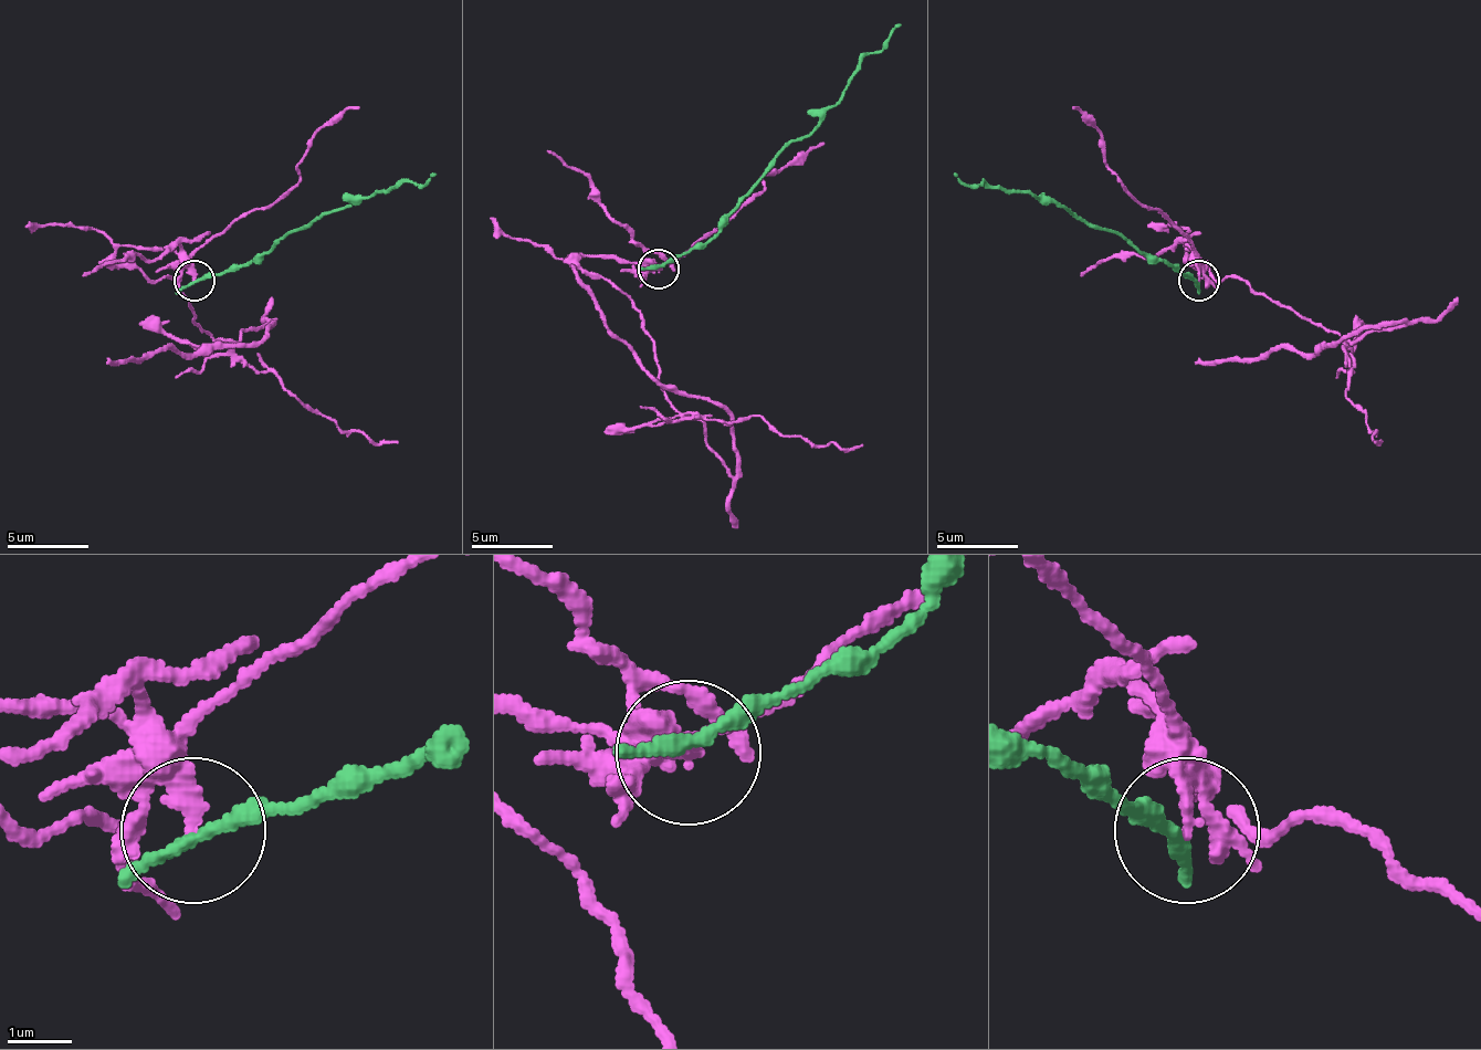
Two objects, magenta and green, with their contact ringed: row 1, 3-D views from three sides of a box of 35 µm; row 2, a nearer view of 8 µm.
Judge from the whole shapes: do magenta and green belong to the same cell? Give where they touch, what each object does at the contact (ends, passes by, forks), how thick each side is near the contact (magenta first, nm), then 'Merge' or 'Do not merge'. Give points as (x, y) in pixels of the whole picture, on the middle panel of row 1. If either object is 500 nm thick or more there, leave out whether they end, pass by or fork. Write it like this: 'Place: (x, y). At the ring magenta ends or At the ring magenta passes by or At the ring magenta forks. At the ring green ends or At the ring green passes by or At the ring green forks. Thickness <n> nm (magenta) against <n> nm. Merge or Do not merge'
Place: (659, 269). At the ring magenta ends. At the ring green passes by. Thickness 240 nm (magenta) against 190 nm. Do not merge

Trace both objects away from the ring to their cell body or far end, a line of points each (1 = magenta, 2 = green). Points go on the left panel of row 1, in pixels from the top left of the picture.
1: (192, 281), (165, 249), (115, 252), (115, 264), (168, 276), (218, 338), (266, 334), (107, 363)
2: (192, 281), (250, 264), (286, 232), (307, 228), (376, 191), (426, 184), (433, 171)

